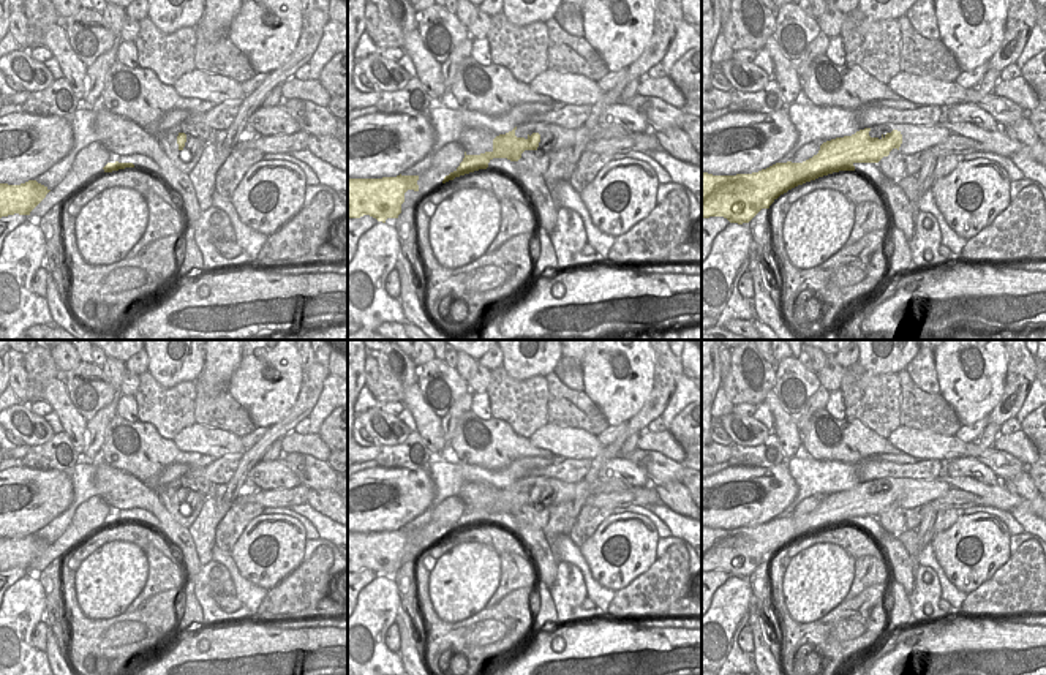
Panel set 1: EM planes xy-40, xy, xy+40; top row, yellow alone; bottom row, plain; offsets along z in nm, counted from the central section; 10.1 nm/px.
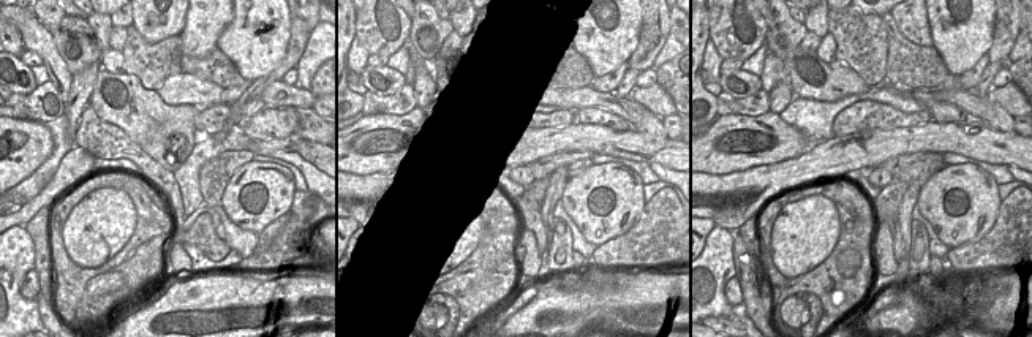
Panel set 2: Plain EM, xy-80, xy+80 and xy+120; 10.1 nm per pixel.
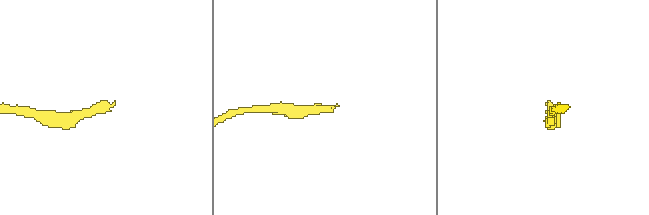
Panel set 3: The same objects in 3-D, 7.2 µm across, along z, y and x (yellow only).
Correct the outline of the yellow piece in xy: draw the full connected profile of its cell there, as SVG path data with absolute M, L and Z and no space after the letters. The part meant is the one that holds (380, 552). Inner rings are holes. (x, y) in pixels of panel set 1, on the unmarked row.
M397 530L382 533L348 533L348 572L370 569L386 577L398 572L404 547L419 545L419 530Z

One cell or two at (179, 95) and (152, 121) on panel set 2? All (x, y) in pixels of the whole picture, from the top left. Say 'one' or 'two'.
two

